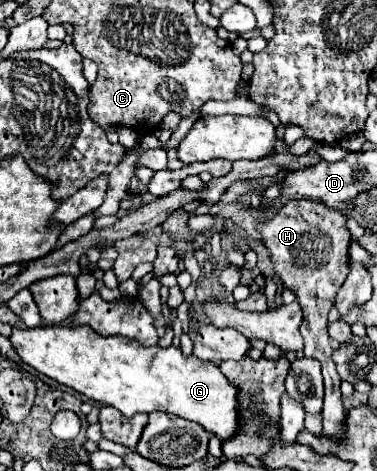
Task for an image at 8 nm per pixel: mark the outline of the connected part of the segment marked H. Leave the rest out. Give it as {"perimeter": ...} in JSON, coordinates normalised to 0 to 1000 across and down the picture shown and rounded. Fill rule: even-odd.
{"perimeter":[[[767,423],[735,456],[719,465],[698,465],[687,473],[687,495],[703,507],[703,524],[719,537],[719,554],[729,563],[729,580],[745,601],[788,626],[788,643],[804,656],[798,711],[814,758],[836,758],[851,771],[862,800],[862,851],[857,851],[857,919],[873,928],[899,928],[905,898],[915,894],[915,864],[905,856],[899,830],[899,796],[889,788],[889,771],[878,766],[878,732],[867,707],[867,665],[889,639],[894,614],[905,614],[920,580],[926,580],[926,516],[931,495],[915,482],[915,461],[846,427],[820,423]]]}

